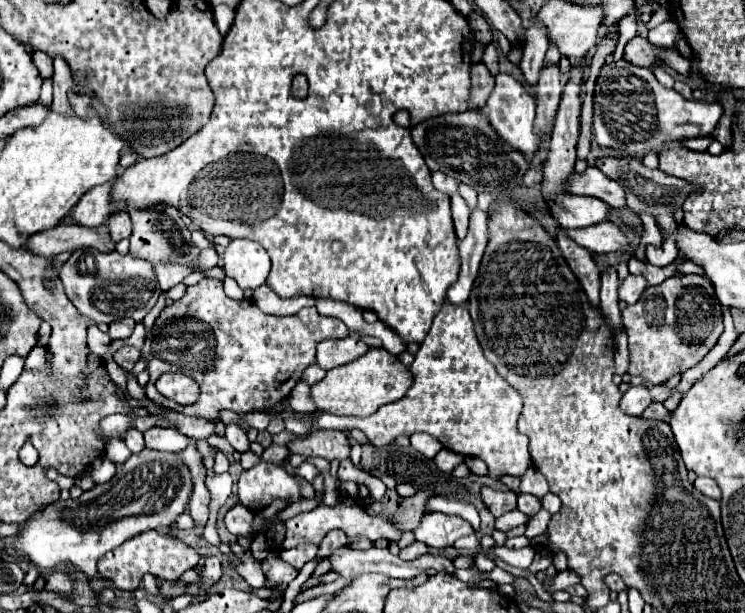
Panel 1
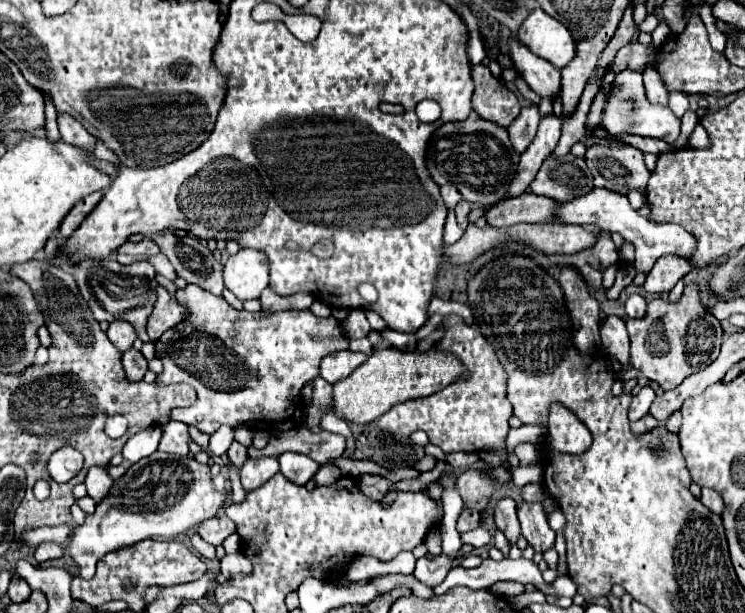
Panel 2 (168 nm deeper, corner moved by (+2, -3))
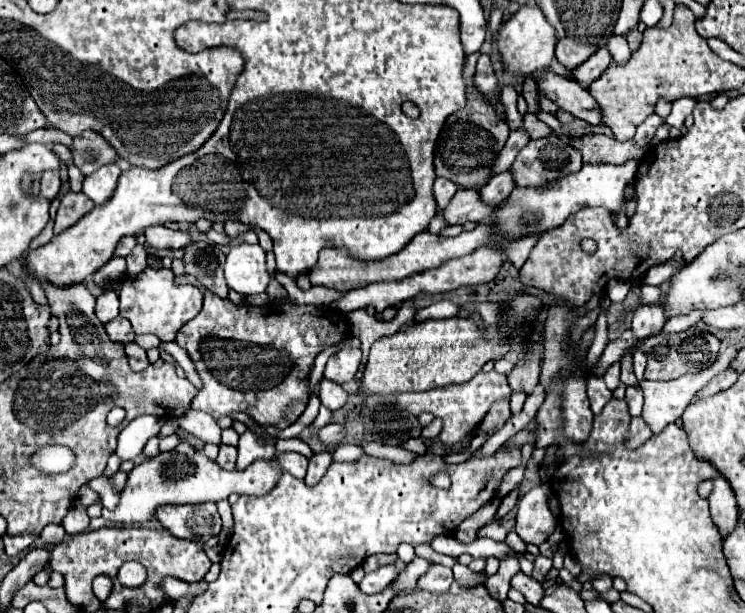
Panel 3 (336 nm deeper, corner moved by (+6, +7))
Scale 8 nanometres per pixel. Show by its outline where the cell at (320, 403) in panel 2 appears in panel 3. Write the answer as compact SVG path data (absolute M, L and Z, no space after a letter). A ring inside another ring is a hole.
M323 377L321 383L319 383L319 399L321 399L321 405L325 405L327 409L335 411L335 409L345 405L347 391L341 385L335 385L335 381L327 381Z

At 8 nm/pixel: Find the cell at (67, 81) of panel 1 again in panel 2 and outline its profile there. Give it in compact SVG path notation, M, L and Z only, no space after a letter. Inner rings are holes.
M59 115L57 121L59 121L59 131L65 143L81 147L87 153L95 151L95 137L91 137L79 121L71 119L69 115Z

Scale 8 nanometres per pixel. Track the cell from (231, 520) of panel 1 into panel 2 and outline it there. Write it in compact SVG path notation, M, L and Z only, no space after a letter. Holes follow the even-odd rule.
M219 513L213 519L205 519L203 523L197 525L195 529L207 543L211 545L221 545L231 533L235 533L235 523L231 523L231 519L227 519L225 513Z

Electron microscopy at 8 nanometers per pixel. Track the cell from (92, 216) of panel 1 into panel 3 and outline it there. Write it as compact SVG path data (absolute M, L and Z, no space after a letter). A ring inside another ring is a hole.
M69 191L63 199L61 199L61 205L59 205L59 211L57 211L57 217L55 217L55 235L65 231L67 227L75 225L85 213L89 213L93 209L93 201L83 193L75 193L75 191Z

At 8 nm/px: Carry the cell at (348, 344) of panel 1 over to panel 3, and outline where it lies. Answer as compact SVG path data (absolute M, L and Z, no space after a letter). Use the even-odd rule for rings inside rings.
M345 347L339 353L329 357L323 375L341 385L341 383L351 381L355 377L359 365L361 365L361 349Z

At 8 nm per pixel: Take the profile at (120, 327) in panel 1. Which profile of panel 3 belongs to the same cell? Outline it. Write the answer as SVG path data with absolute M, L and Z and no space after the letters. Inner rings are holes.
M123 317L111 319L109 323L105 323L105 329L107 329L111 341L119 341L119 343L123 343L123 345L125 345L125 343L131 343L133 337L135 337L129 321L123 319Z

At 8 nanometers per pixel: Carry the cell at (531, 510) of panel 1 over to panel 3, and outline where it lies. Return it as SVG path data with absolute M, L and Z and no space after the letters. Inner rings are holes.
M541 483L539 487L525 493L517 505L517 525L515 531L525 543L541 545L555 531L557 519L547 507L551 495L551 485Z

